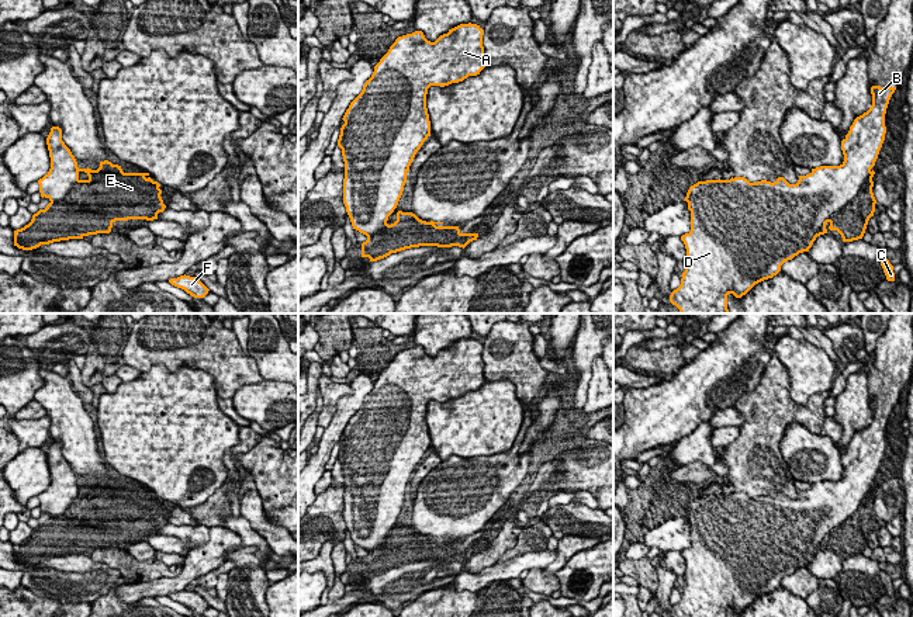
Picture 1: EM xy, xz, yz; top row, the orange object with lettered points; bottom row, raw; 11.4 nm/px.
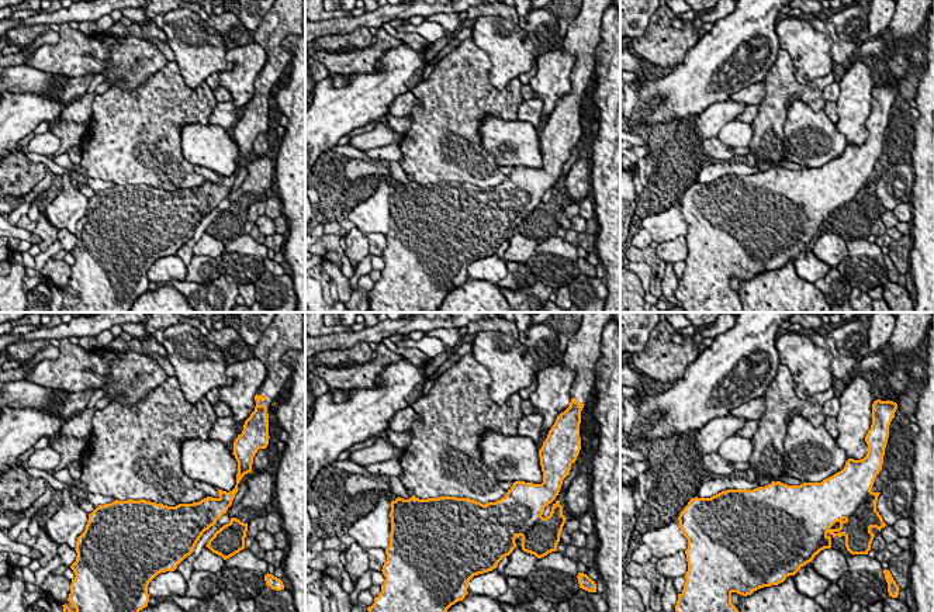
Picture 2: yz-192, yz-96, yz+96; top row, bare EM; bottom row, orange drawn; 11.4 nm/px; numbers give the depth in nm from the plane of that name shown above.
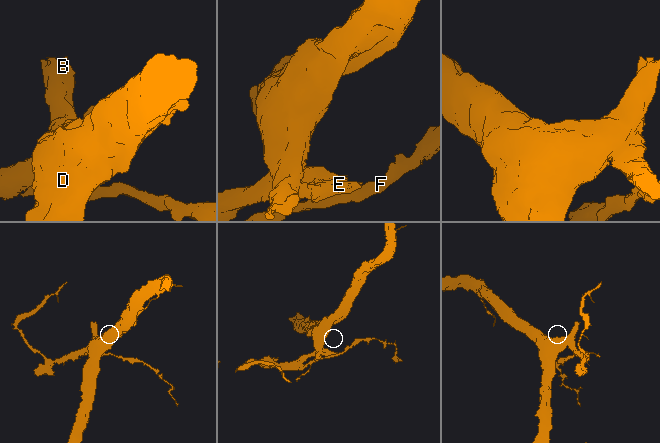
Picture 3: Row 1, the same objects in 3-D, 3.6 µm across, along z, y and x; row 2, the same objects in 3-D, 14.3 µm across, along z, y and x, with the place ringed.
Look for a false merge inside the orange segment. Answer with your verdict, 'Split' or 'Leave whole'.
Split

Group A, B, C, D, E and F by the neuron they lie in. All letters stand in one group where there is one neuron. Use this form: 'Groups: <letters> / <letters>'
Groups: A B D / C E F

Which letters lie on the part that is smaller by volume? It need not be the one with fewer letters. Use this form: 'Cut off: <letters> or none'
Cut off: C, E, F

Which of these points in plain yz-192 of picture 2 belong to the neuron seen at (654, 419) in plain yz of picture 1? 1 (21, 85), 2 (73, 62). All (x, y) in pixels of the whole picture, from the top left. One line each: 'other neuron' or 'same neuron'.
1: other neuron
2: other neuron

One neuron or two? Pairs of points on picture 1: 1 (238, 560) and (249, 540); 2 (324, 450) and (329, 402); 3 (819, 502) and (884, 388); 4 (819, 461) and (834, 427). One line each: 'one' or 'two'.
1: two
2: two
3: one
4: two

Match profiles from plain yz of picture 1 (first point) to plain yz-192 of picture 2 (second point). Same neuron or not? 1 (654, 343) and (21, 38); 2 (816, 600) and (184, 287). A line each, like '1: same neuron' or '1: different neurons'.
1: different neurons
2: different neurons

